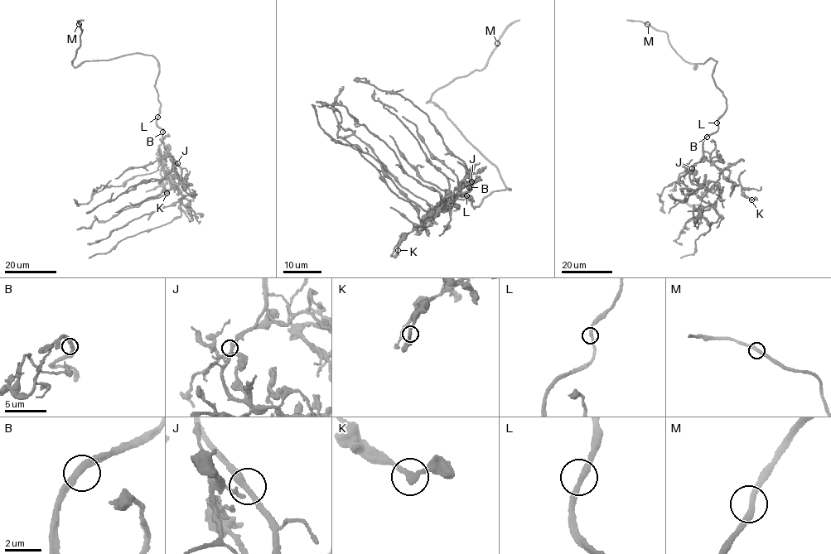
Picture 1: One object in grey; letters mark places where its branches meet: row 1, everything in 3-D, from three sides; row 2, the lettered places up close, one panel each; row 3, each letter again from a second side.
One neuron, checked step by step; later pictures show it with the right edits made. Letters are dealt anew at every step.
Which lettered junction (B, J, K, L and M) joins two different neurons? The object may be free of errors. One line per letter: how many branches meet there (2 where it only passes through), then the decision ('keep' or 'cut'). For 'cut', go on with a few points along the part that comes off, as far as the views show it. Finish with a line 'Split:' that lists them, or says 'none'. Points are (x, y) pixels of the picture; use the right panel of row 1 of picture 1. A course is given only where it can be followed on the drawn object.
B: branches 2; keep
J: branches 2; keep
K: branches 2; keep
L: branches 2; keep
M: branches 2; keep
Split: none

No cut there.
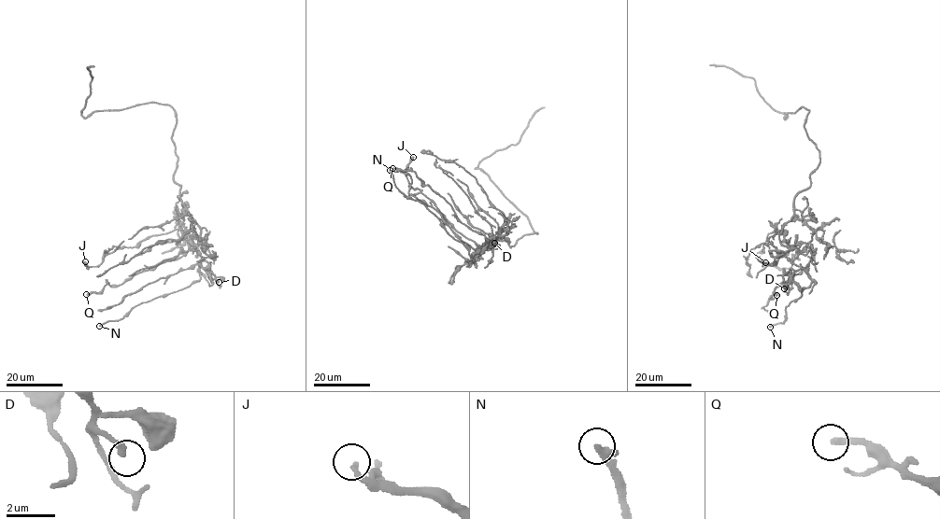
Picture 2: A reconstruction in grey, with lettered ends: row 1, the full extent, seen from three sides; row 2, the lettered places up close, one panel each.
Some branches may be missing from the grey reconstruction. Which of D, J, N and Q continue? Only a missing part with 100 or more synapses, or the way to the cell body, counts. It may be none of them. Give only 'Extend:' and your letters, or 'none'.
Extend: none

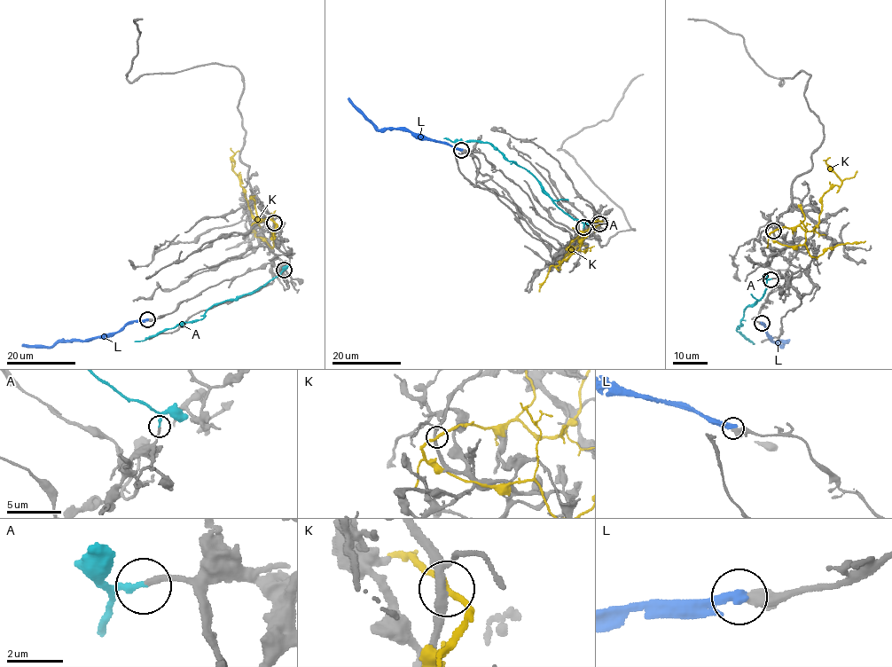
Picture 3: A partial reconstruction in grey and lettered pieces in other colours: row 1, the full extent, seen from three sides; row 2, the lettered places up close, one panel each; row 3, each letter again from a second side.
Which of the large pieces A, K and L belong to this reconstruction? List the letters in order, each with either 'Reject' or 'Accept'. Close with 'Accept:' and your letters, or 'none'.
A: Accept
K: Reject
L: Reject
Accept: A

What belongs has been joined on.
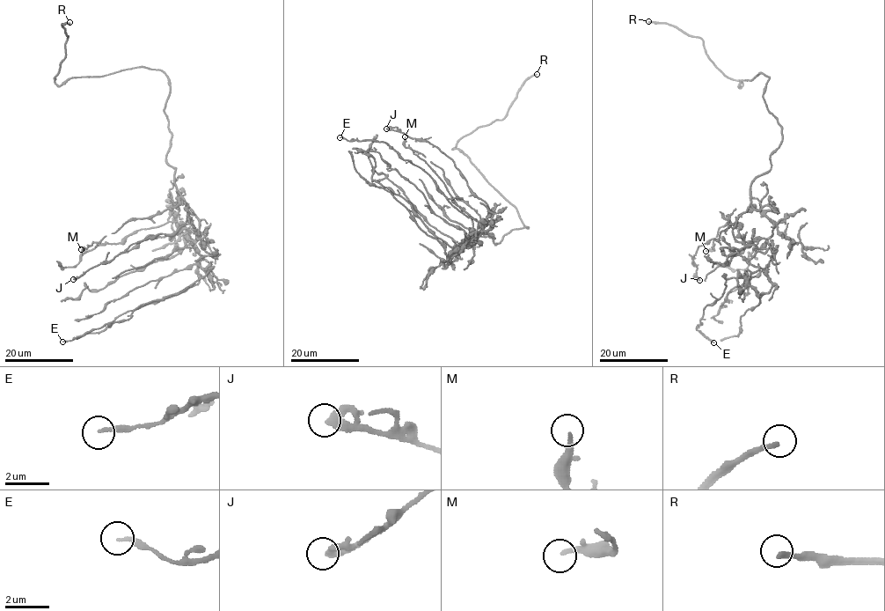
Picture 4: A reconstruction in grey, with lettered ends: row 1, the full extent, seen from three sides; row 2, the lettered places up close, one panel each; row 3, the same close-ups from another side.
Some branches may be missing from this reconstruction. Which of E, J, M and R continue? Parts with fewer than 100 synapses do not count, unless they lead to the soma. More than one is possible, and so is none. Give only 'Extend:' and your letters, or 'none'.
Extend: R

